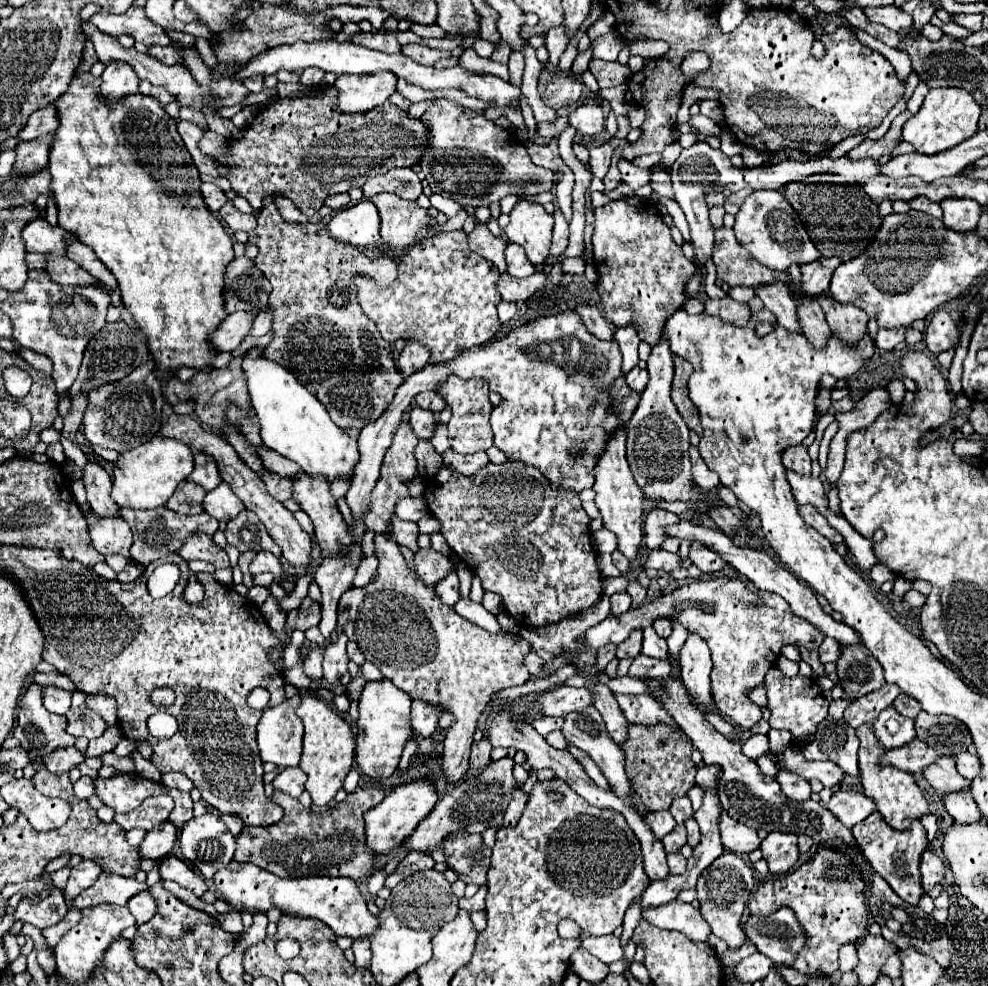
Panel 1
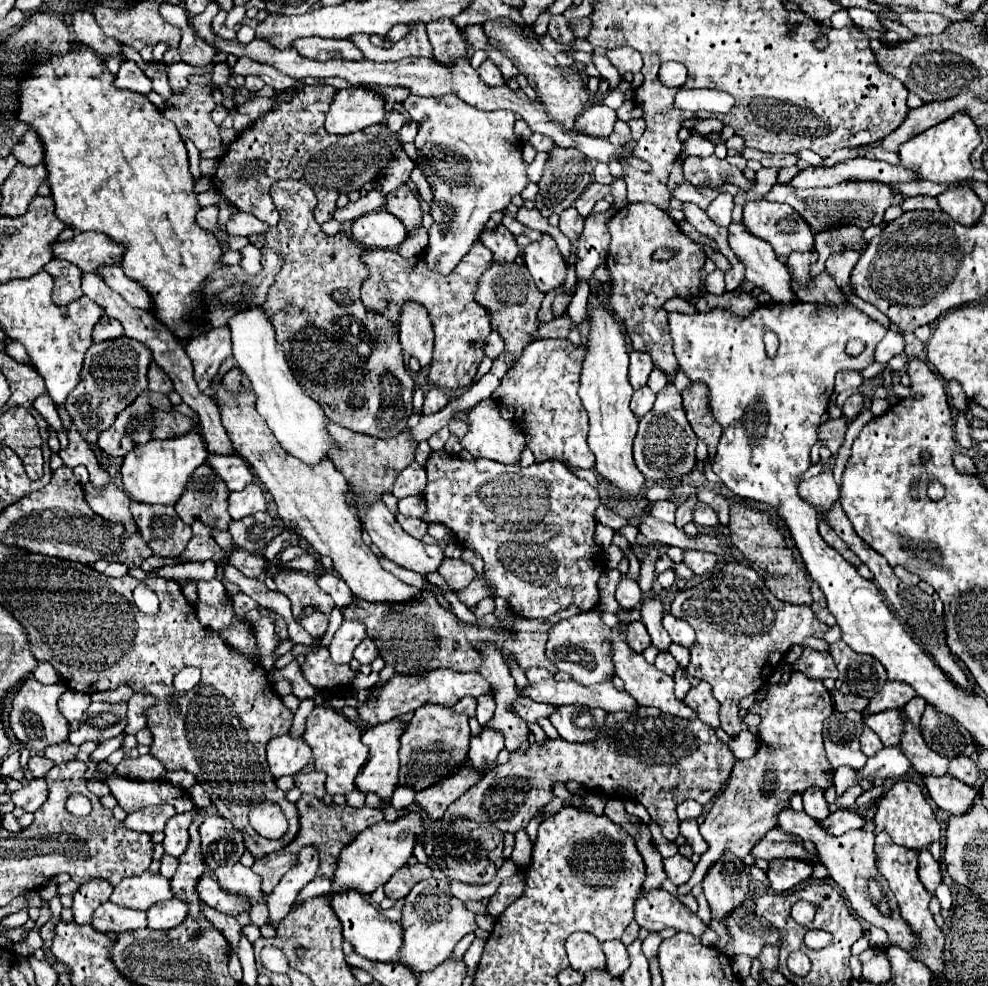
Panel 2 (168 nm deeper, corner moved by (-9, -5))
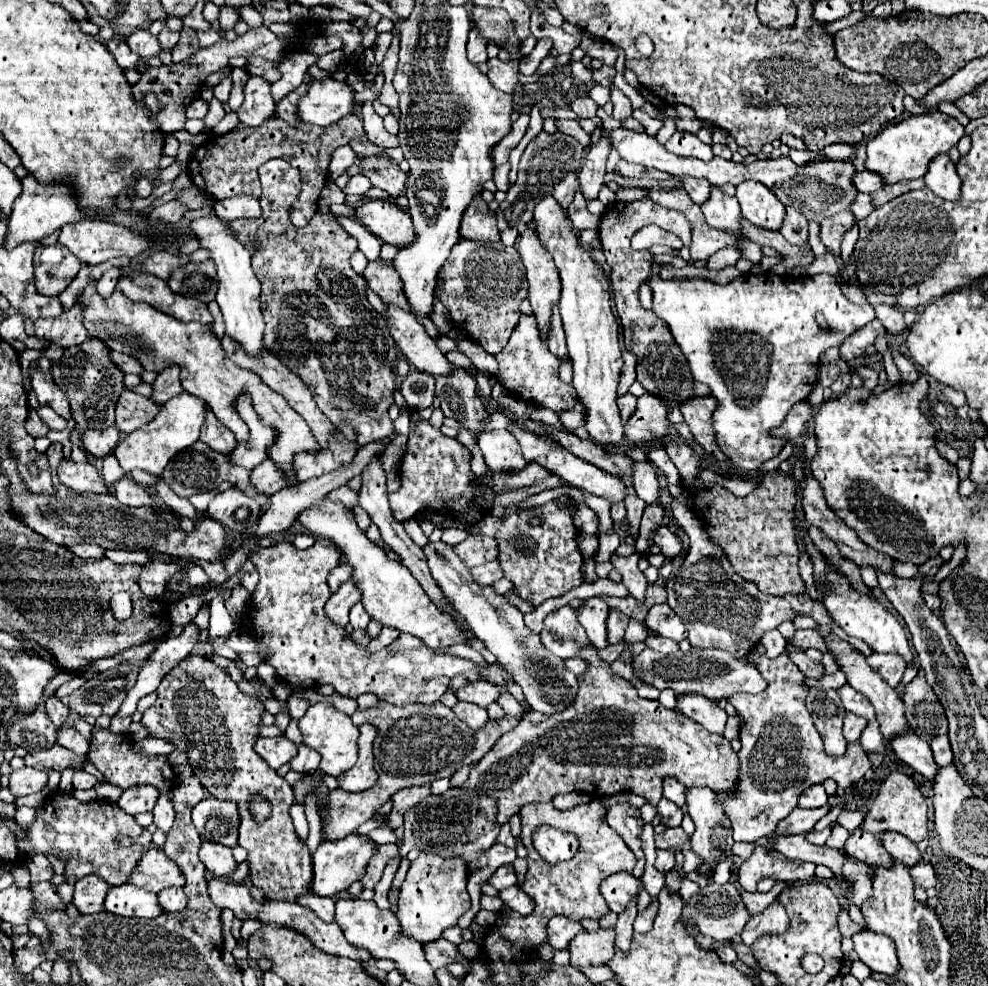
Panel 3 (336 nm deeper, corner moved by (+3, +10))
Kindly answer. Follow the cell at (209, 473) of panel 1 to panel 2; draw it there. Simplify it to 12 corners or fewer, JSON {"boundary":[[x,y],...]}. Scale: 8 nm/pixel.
{"boundary":[[209,456],[229,490],[243,490],[253,472],[243,458]]}

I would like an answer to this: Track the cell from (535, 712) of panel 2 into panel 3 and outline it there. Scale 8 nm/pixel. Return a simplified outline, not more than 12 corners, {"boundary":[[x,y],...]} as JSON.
{"boundary":[[469,683],[455,691],[461,701],[489,707],[507,693],[505,685]]}

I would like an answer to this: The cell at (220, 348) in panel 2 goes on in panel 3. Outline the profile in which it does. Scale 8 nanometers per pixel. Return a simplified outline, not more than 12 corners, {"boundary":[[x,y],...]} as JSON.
{"boundary":[[181,367],[163,369],[155,379],[151,399],[165,403],[183,393]]}

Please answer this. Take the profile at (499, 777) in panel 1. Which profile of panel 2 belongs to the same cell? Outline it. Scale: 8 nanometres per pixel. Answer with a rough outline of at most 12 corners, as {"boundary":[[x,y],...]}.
{"boundary":[[611,712],[593,744],[547,740],[447,808],[515,832],[577,782],[647,808],[707,804],[737,758],[701,720]]}

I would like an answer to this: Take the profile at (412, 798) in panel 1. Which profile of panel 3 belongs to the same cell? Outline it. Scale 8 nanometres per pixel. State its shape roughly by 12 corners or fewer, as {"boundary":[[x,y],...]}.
{"boundary":[[359,833],[313,853],[313,891],[333,897],[361,881],[377,843]]}

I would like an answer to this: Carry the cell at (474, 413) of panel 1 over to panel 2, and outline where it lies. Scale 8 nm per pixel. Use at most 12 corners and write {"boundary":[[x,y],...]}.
{"boundary":[[491,398],[471,408],[461,446],[475,458],[519,464],[525,434]]}

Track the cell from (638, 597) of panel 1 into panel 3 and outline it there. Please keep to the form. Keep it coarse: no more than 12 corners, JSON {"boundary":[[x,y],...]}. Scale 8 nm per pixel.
{"boundary":[[621,477],[629,485],[627,523],[629,533],[639,535],[639,521],[645,503],[633,493],[631,477]]}

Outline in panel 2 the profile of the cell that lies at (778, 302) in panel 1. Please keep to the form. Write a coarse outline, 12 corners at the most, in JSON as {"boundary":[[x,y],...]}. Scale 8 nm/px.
{"boundary":[[743,222],[729,224],[729,246],[745,280],[773,302],[797,302],[787,266]]}

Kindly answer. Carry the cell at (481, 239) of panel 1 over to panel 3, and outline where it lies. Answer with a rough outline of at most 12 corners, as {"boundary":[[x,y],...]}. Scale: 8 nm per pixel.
{"boundary":[[477,195],[459,229],[463,239],[499,241],[497,217]]}

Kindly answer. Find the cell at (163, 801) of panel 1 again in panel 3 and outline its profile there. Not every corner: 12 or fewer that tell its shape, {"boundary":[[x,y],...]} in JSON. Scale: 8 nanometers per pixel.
{"boundary":[[151,785],[123,791],[119,807],[129,815],[147,813],[159,793]]}

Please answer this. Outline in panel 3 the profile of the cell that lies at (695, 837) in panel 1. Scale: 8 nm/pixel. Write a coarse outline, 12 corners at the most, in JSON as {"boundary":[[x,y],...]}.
{"boundary":[[661,799],[657,811],[667,827],[681,825],[683,811],[669,799]]}

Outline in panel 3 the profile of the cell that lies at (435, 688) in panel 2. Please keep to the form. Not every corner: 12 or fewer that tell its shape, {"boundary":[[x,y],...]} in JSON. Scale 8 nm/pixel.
{"boundary":[[331,541],[251,553],[249,631],[281,681],[435,703],[457,673],[429,649],[367,653],[325,617]]}

